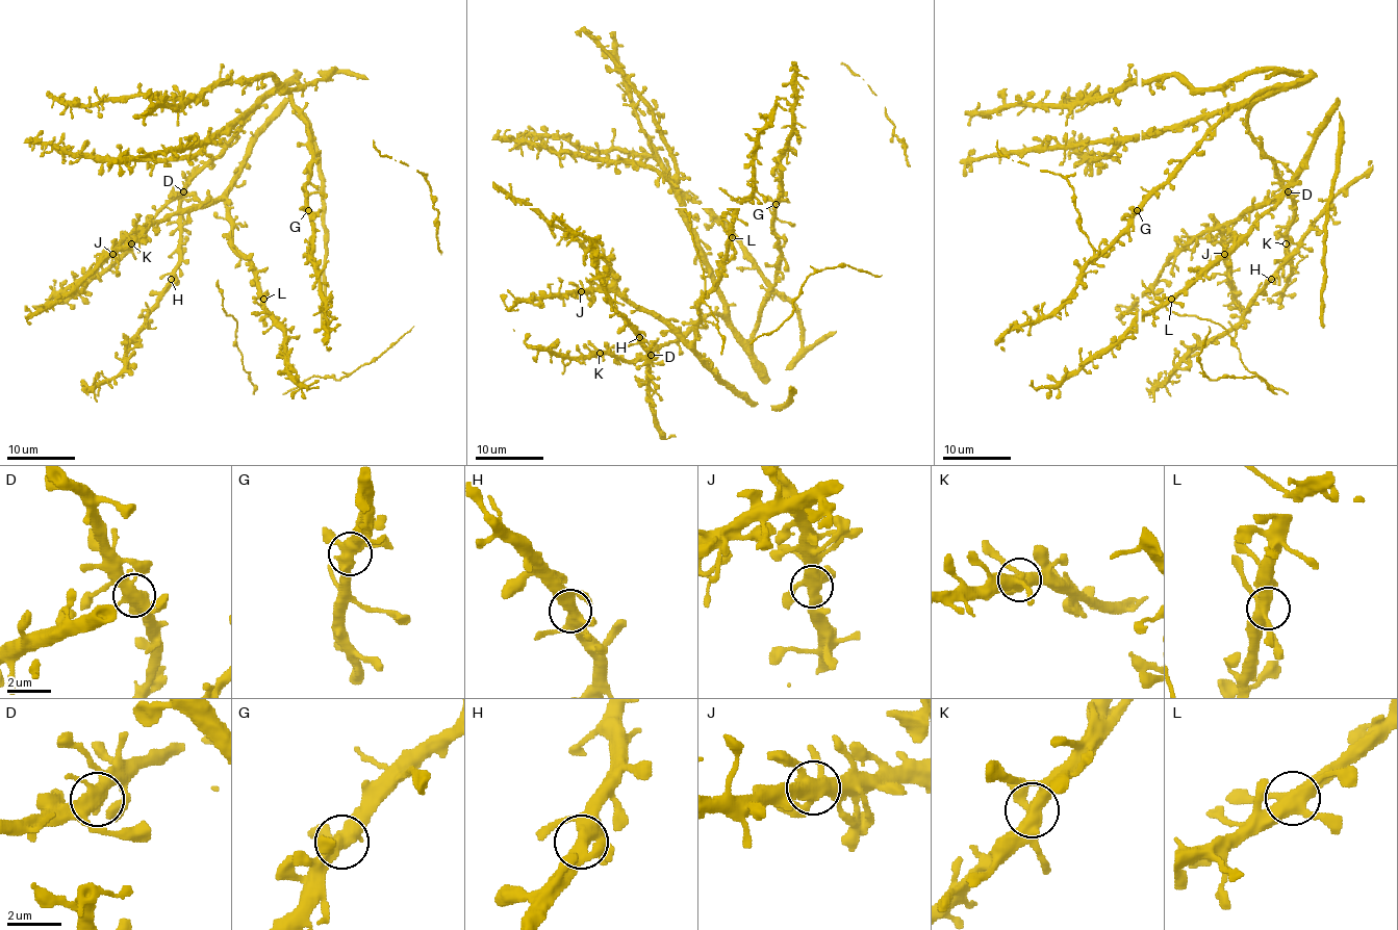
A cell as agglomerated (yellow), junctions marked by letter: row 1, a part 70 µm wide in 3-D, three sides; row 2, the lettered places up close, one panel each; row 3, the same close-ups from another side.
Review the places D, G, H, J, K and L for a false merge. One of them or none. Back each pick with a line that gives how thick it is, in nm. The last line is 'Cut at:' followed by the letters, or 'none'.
Cut at: none

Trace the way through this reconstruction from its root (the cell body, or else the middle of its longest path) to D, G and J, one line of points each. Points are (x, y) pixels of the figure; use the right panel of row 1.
D: (1277, 178), (1288, 191)
G: (1277, 178), (1276, 164), (1248, 132), (1248, 111), (1272, 88), (1264, 88), (1240, 103), (1137, 210)
J: (1277, 178), (1262, 202), (1222, 230), (1224, 254)

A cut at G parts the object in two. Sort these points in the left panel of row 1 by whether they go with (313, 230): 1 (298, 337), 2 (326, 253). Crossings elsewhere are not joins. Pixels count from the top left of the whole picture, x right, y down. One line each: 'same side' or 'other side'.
1: other side
2: other side

